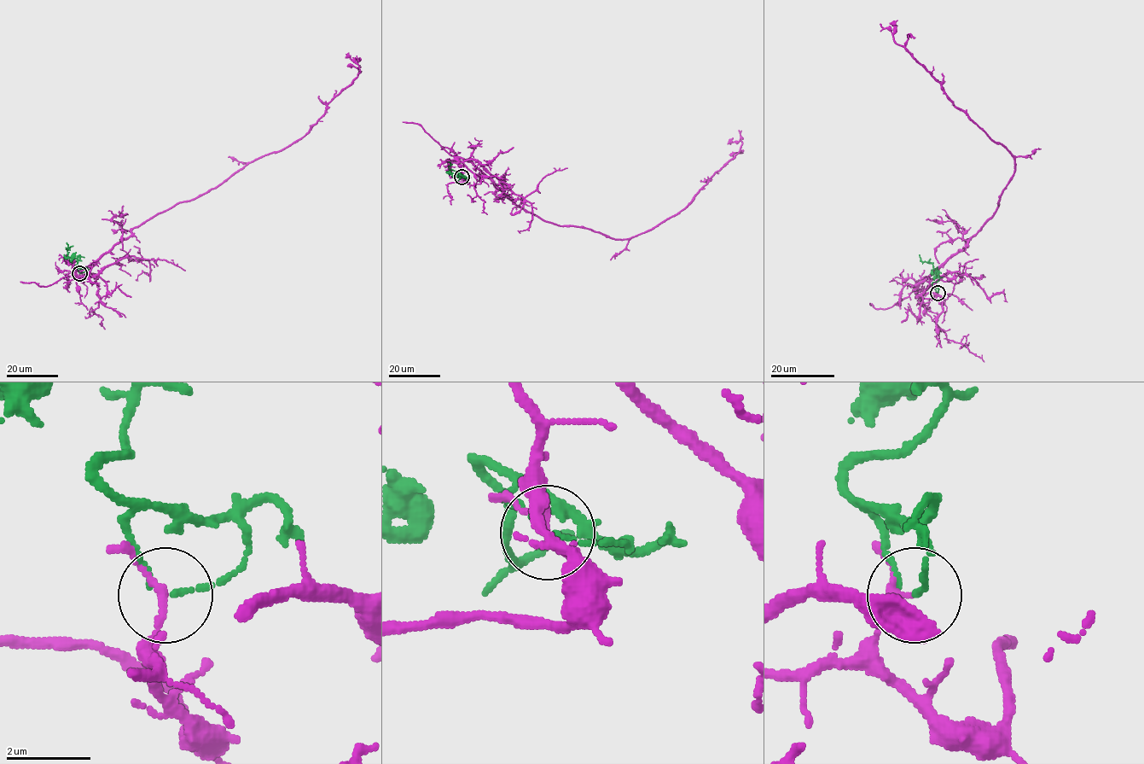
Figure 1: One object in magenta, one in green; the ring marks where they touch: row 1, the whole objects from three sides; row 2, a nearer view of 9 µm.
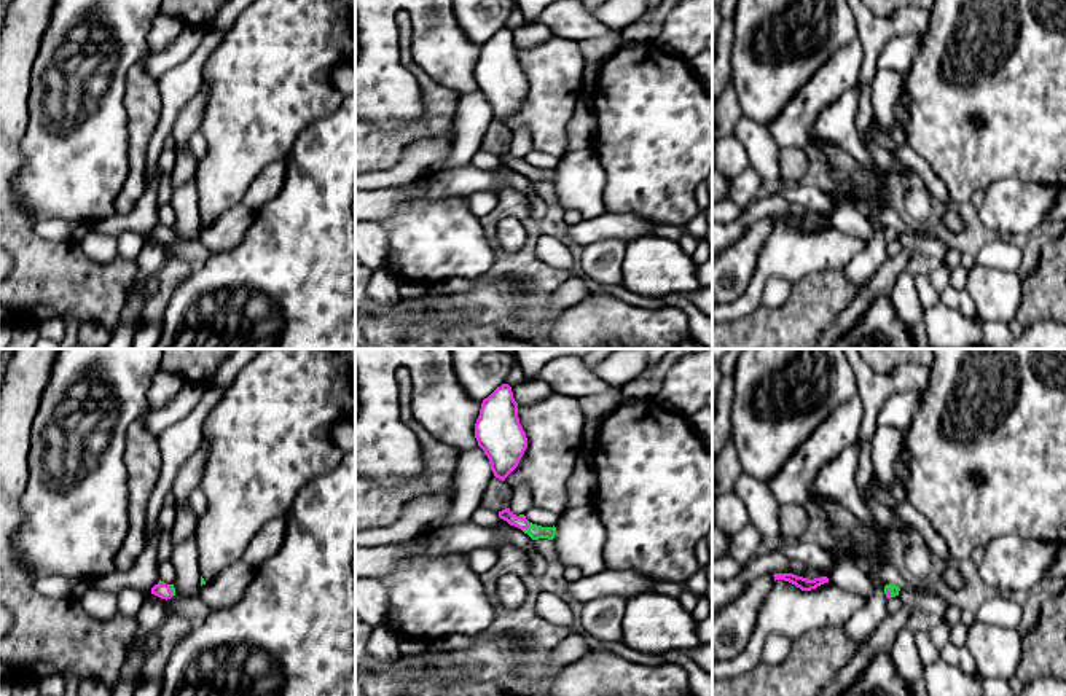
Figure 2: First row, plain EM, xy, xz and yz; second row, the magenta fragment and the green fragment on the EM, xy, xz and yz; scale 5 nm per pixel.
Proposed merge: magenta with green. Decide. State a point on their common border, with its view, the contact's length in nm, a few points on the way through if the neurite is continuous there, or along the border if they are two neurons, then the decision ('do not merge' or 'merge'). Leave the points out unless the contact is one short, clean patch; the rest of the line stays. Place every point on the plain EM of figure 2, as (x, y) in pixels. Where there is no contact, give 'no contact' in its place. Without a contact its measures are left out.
meets magenta in xz at (526, 171); contact 60 nm long; do not merge

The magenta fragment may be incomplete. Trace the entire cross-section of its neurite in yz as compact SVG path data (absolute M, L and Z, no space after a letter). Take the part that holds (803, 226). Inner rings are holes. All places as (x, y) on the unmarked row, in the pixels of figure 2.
M774 217L773 220L774 220L774 225L776 223L789 225L789 226L795 228L797 231L800 231L801 234L811 234L824 226L829 226L827 220L821 220L821 221L814 221L814 223L797 220L794 217Z

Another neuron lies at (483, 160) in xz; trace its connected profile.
M478 150L476 154L473 156L473 164L486 170L497 167L499 162L500 162L499 156L483 150Z

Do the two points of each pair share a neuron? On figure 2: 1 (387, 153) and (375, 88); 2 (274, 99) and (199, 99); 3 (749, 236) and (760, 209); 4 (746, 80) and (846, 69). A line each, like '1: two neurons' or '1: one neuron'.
1: two neurons
2: two neurons
3: two neurons
4: two neurons

